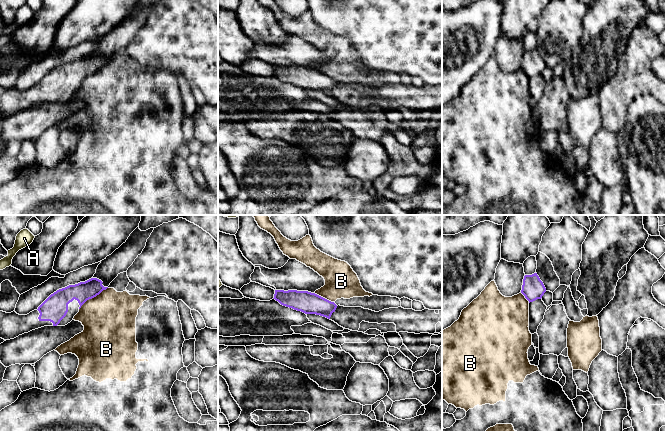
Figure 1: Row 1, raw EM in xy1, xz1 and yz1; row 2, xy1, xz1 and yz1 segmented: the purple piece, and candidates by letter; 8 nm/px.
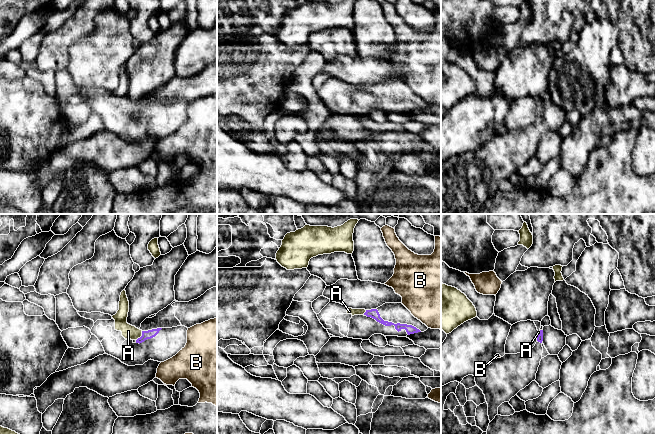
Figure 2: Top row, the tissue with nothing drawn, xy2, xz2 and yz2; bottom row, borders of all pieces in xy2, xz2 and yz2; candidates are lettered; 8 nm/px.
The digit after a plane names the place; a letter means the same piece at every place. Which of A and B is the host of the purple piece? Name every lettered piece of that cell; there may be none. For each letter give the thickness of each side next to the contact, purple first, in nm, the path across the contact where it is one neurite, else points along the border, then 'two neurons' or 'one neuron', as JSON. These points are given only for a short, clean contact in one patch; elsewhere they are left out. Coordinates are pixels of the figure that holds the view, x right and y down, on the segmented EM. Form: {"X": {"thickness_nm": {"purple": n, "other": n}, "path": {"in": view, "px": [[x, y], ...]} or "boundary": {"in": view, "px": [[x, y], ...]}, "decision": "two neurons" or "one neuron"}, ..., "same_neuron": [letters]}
{"A": {"thickness_nm": {"purple": 70, "other": 110}, "boundary": {"in": "xy2", "px": [[142, 331], [142, 334], [136, 340]]}, "decision": "two neurons"}, "B": {"thickness_nm": {"purple": 160, "other": 440}, "boundary": {"in": "xy1", "px": [[107, 287], [89, 298], [79, 309]]}, "decision": "two neurons"}, "same_neuron": []}

